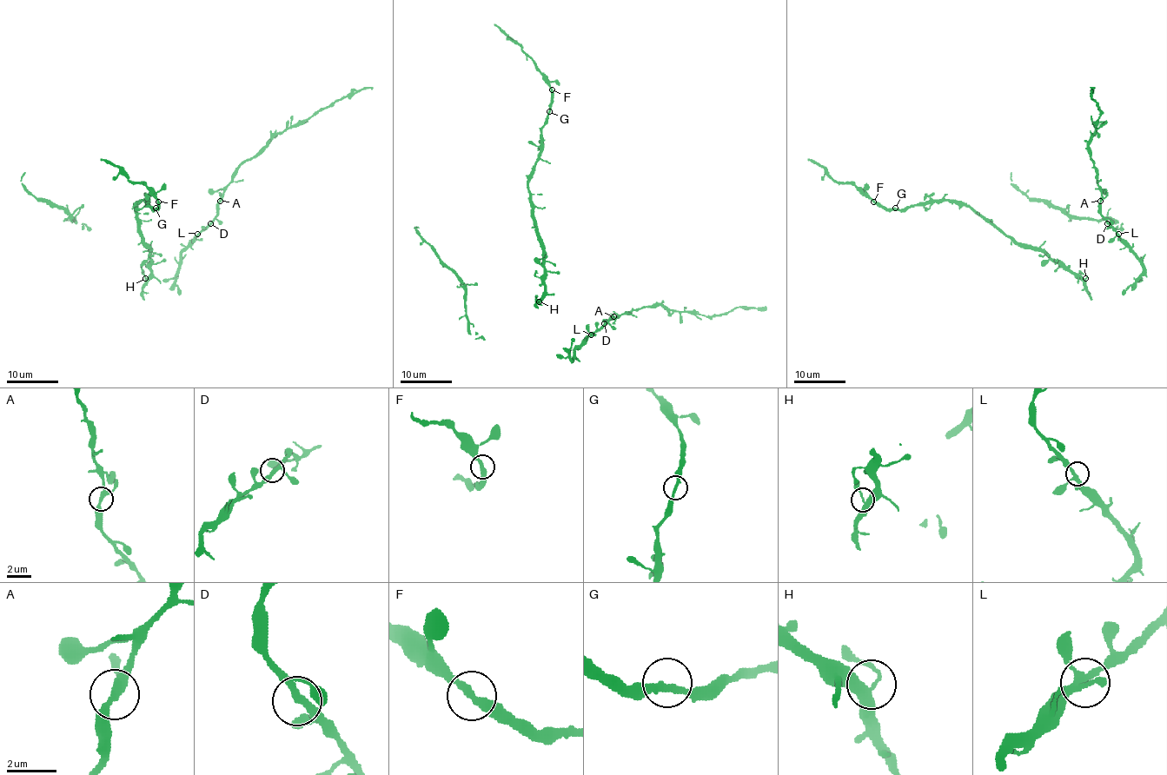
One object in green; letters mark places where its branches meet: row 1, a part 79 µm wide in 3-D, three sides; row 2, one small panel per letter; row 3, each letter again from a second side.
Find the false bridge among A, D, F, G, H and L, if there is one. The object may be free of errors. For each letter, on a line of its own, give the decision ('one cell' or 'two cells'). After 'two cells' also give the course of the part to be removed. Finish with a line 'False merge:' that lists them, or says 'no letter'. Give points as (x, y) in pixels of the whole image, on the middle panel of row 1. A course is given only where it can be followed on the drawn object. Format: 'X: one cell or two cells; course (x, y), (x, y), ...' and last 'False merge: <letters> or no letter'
A: one cell
D: one cell
F: one cell
G: one cell
H: one cell
L: one cell
False merge: no letter

